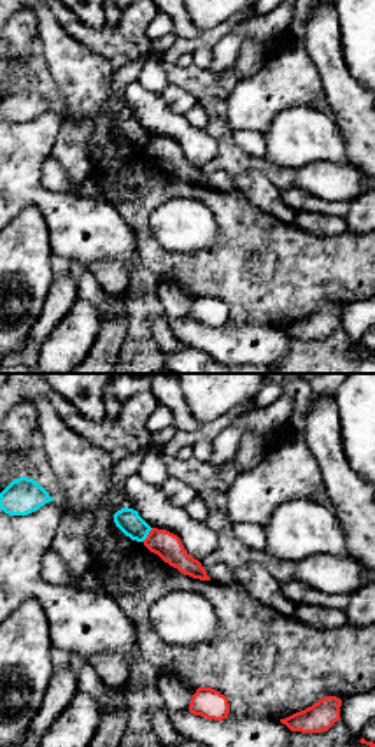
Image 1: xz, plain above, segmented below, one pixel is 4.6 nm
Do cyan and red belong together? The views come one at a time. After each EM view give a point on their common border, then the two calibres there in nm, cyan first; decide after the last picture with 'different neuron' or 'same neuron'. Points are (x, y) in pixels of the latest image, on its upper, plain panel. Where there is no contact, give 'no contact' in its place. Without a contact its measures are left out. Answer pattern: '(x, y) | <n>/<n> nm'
(148, 141) | 110/120 nm

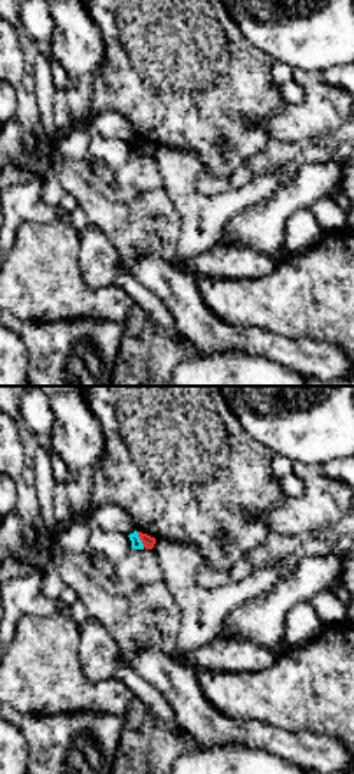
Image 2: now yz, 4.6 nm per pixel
(139, 146) | 50/60 nm

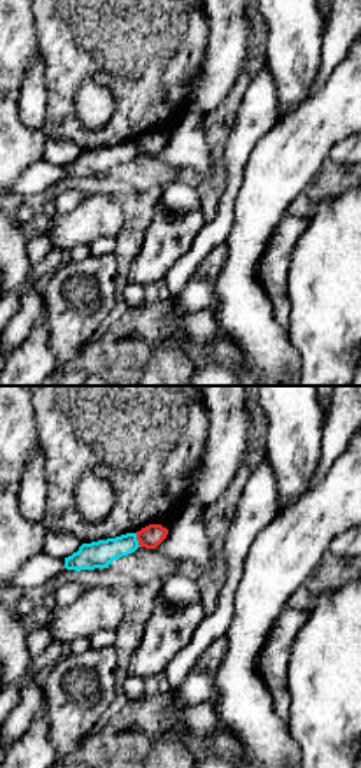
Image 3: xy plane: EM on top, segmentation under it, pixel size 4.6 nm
(137, 148) | 130/110 nm

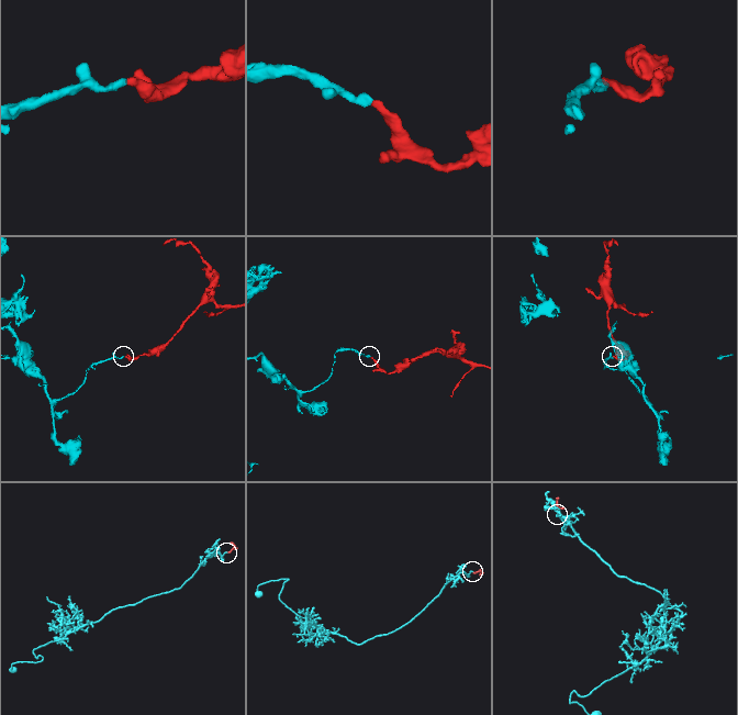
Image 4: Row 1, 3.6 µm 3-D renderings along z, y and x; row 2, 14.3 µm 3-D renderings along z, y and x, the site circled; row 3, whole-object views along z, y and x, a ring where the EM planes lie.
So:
different neuron

